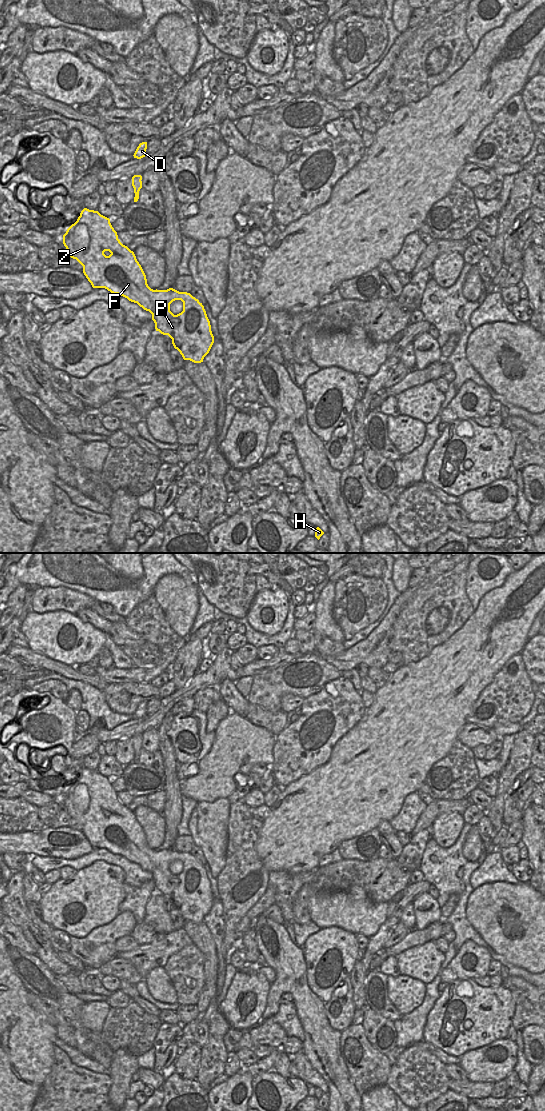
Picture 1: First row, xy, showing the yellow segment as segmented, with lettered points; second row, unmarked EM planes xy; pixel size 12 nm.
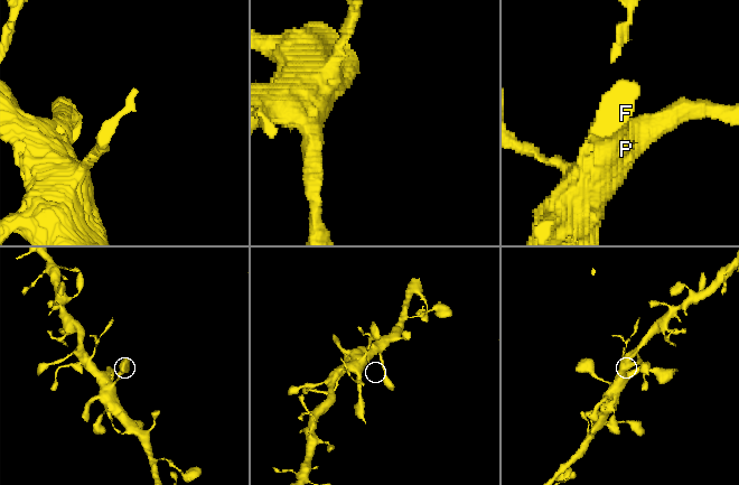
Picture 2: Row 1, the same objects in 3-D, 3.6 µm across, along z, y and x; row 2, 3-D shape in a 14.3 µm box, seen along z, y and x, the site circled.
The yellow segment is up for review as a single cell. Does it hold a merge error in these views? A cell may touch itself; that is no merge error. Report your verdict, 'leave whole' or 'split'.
split

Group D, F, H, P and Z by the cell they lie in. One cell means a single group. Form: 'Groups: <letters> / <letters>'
Groups: D / F H P Z

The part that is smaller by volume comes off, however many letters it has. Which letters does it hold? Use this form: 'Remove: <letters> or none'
Remove: D

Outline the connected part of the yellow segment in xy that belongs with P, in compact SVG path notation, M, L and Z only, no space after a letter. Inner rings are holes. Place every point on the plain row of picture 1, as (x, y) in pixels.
M84 768L77 781L63 795L63 804L70 817L83 826L83 833L93 848L105 848L149 871L156 891L172 899L174 908L180 912L184 920L194 923L203 922L214 903L210 881L204 866L187 852L179 852L173 848L151 849L134 812L120 802L109 778L98 771ZM175 860L183 862L183 871L177 875L170 871L170 864Z

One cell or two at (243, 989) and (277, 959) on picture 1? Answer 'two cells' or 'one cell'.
two cells

